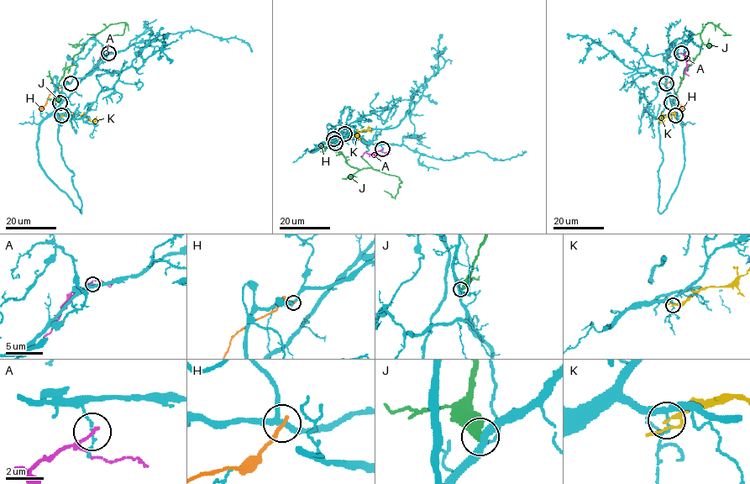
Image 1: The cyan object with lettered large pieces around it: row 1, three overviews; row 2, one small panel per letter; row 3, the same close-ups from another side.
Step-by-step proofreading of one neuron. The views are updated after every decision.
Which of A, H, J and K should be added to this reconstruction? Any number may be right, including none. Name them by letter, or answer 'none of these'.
none of these

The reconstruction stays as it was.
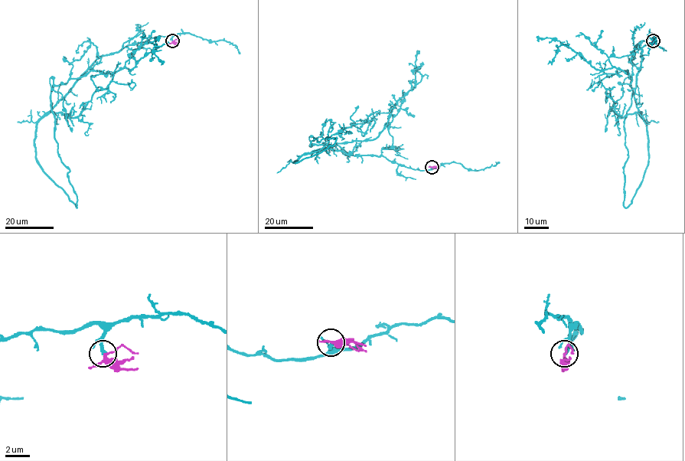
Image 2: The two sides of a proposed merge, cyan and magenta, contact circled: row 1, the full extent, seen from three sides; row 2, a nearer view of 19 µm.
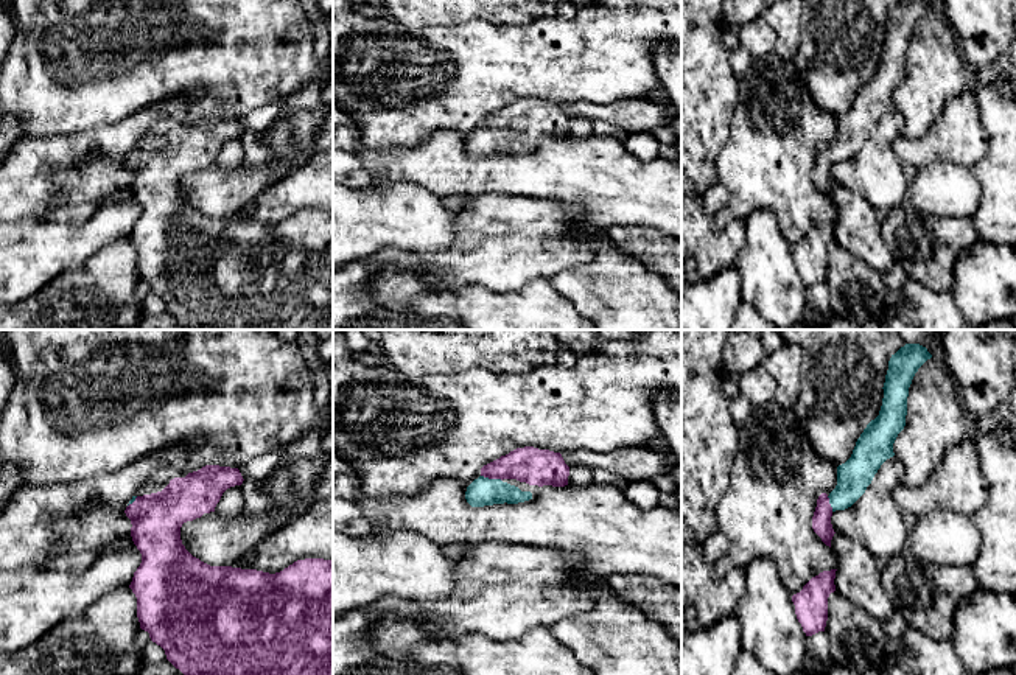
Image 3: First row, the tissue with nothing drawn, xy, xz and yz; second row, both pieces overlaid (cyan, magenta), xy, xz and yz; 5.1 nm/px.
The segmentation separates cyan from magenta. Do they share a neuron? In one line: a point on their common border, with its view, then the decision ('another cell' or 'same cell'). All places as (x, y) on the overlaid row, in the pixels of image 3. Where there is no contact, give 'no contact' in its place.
meets cyan in xz at (492, 479); same cell

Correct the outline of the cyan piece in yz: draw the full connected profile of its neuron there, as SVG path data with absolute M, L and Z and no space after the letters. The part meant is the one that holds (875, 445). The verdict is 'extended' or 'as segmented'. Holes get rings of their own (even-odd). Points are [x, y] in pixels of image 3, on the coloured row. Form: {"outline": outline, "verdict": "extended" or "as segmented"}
{"outline": "M906 344L888 361L879 415L871 420L856 442L851 457L837 467L837 485L817 499L812 529L831 547L836 510L851 507L871 484L881 465L895 456L893 443L906 426L909 387L918 369L932 355L920 344Z", "verdict": "extended"}

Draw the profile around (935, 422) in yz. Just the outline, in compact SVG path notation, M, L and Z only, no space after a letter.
M932 356L912 379L906 426L893 443L904 467L902 484L920 487L932 477L946 453L968 439L966 418L955 381Z

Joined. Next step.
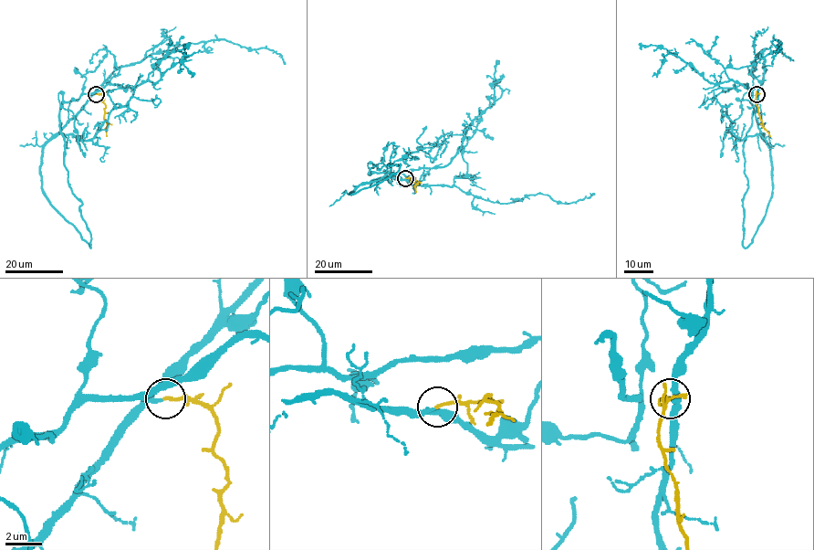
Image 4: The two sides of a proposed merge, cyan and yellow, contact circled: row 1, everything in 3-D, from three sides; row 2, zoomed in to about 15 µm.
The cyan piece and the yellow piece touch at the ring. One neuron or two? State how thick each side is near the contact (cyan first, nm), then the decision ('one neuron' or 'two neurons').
calibres 200 and 180 nm; one neuron

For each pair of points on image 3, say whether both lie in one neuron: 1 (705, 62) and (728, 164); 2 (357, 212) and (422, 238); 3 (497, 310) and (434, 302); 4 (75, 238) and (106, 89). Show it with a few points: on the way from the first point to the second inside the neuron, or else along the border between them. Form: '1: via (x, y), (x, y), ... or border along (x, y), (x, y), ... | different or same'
1: border along (733, 109), (728, 139), (716, 160), (716, 181) | different
2: via (372, 216), (400, 216), (406, 223) | same
3: via (481, 310), (473, 305), (450, 304) | same
4: border along (133, 114), (111, 125), (100, 125), (63, 136) | different

